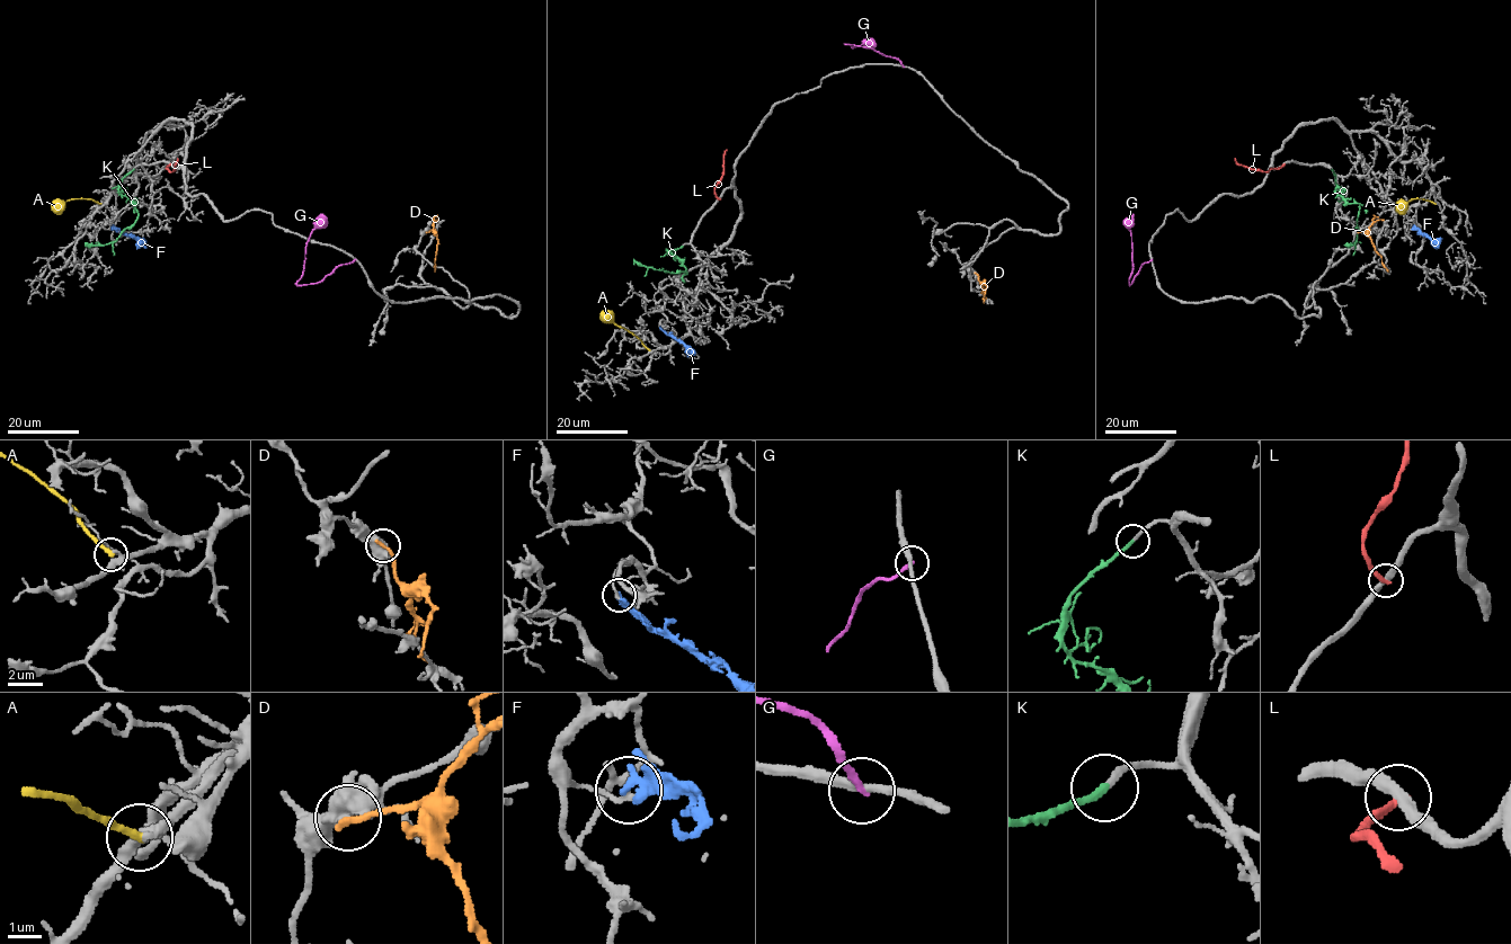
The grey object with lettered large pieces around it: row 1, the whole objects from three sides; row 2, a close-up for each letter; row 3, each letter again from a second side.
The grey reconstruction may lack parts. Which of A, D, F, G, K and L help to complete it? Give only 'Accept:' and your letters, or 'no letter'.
Accept: K

